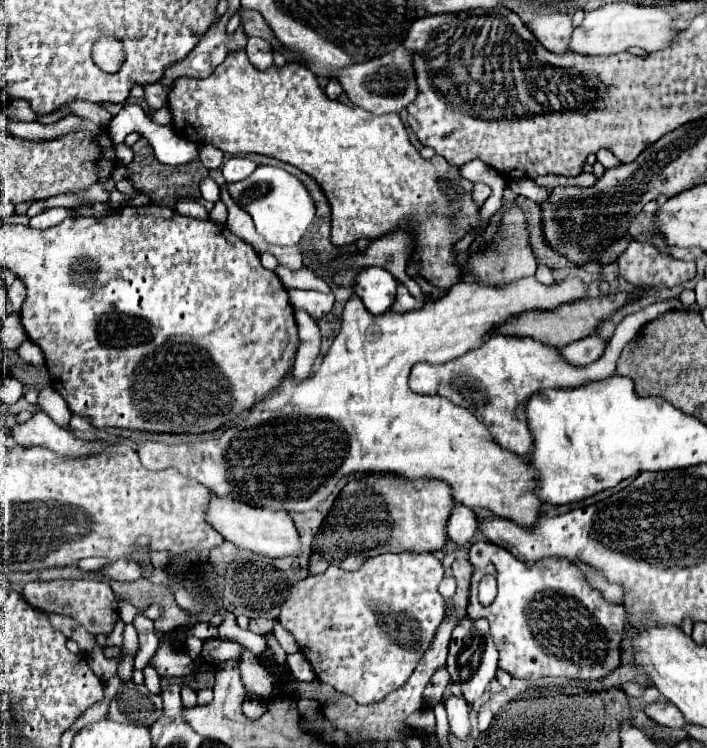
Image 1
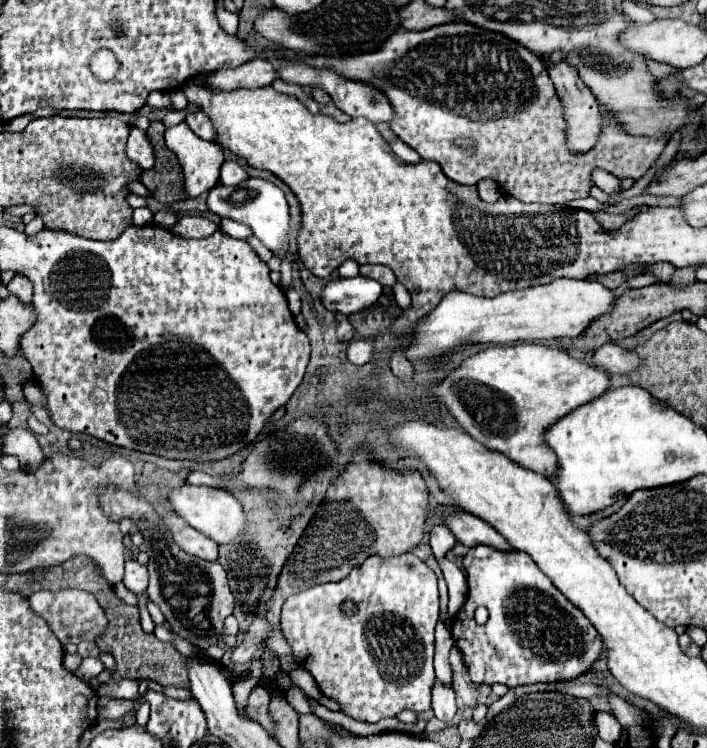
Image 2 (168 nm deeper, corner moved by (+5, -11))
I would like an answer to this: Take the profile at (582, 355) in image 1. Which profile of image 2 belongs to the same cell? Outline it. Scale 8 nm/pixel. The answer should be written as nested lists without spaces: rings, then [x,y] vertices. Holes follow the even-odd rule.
[[[607,343],[597,349],[595,367],[607,371],[609,375],[613,375],[613,373],[627,375],[641,367],[641,359],[617,343]]]

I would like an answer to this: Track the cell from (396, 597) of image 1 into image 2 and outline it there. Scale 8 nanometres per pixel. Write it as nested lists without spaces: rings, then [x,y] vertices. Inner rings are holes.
[[[403,553],[387,559],[369,557],[361,567],[355,567],[337,583],[315,585],[307,591],[291,595],[281,611],[281,631],[291,647],[293,659],[299,663],[299,667],[313,675],[325,697],[339,701],[343,711],[353,719],[377,723],[385,717],[395,717],[406,709],[416,713],[431,709],[437,619],[437,575],[419,557]]]

